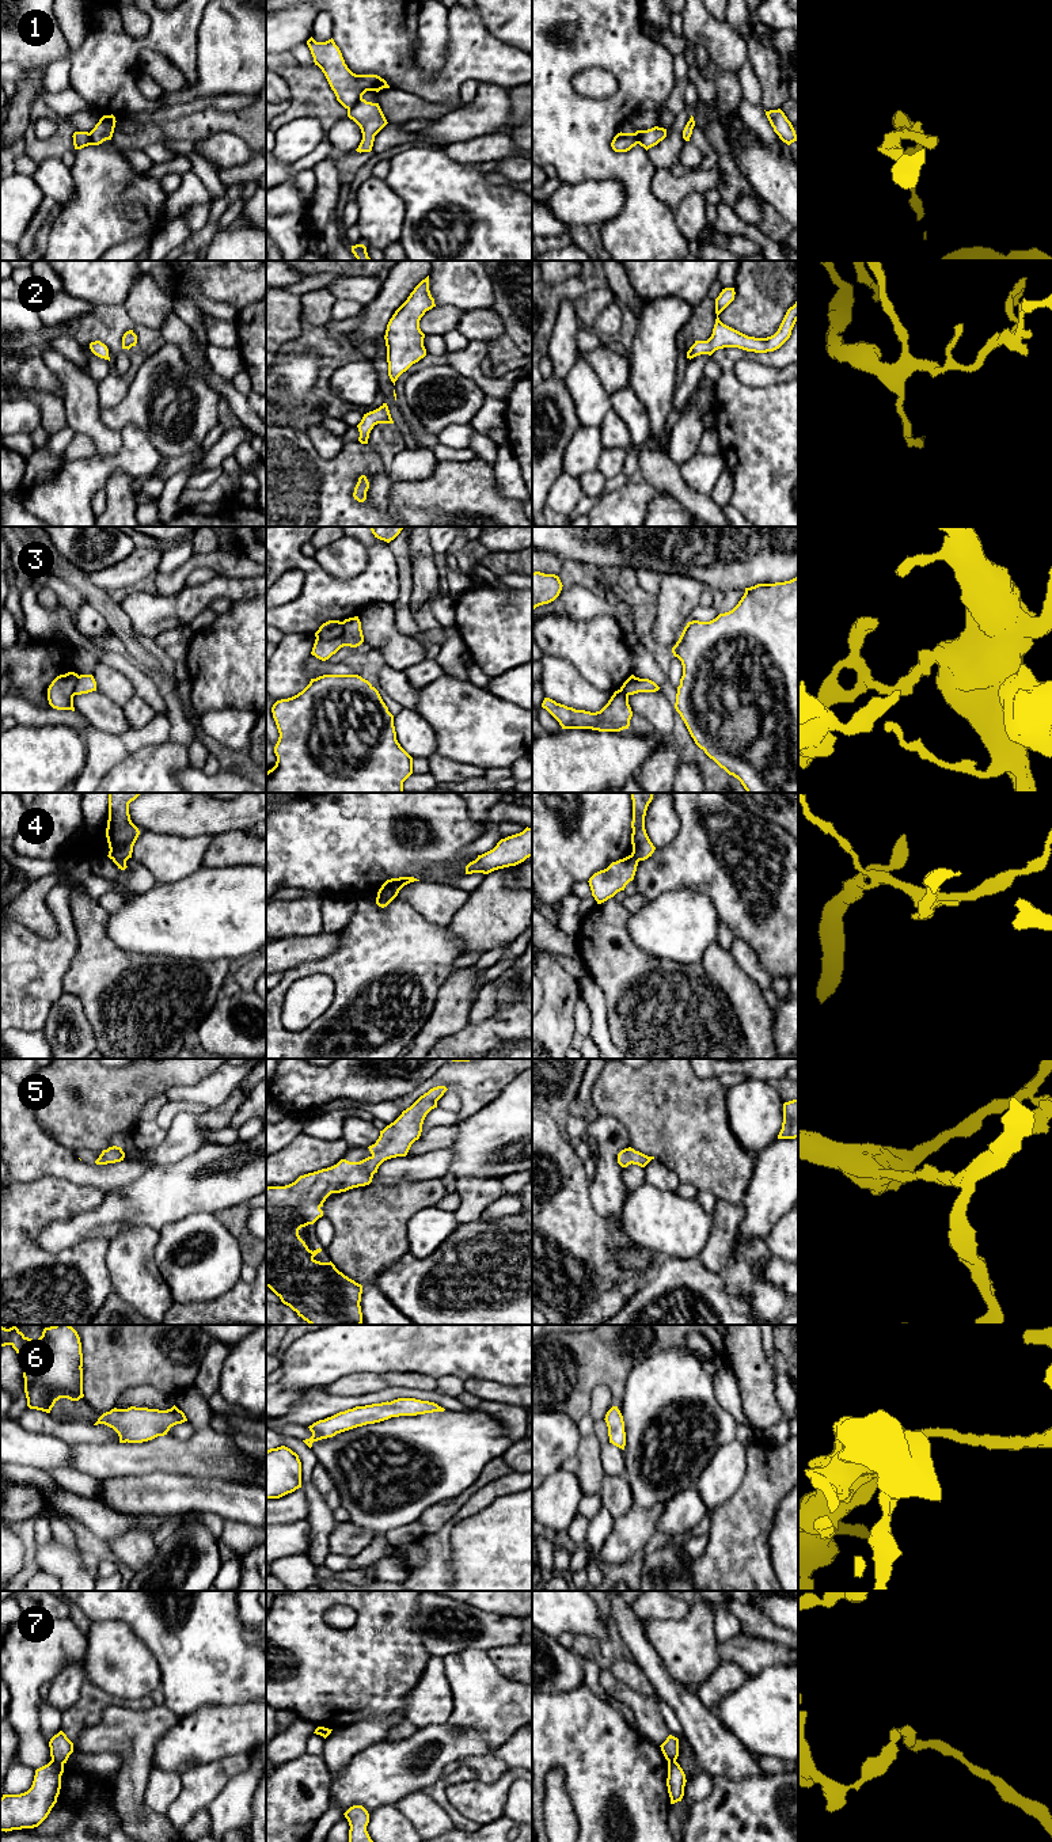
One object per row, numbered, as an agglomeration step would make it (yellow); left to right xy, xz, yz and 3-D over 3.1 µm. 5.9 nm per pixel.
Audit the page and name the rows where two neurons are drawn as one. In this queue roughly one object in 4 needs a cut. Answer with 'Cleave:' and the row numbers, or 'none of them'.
Cleave: 1, 3, 4, 7

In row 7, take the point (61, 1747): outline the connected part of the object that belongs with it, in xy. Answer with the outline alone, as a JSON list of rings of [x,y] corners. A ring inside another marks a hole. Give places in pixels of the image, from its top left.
[[[62,1731],[50,1739],[49,1747],[53,1762],[67,1763],[69,1755],[73,1752],[73,1743]]]

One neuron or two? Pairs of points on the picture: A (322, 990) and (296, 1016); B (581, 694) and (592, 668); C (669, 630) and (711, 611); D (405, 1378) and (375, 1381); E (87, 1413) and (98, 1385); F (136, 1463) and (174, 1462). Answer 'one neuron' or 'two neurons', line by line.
A: one neuron
B: two neurons
C: two neurons
D: two neurons
E: two neurons
F: one neuron

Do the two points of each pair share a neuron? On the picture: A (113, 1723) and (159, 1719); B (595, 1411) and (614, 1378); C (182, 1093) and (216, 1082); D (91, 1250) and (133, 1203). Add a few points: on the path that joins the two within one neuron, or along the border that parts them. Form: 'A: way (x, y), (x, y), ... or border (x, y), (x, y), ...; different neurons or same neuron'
A: way (124, 1723), (148, 1723); same neuron
B: border (604, 1383), (599, 1383), (593, 1389), (588, 1413); different neurons
C: way (190, 1093), (208, 1090); same neuron
D: border (107, 1239), (87, 1239), (71, 1246); different neurons

